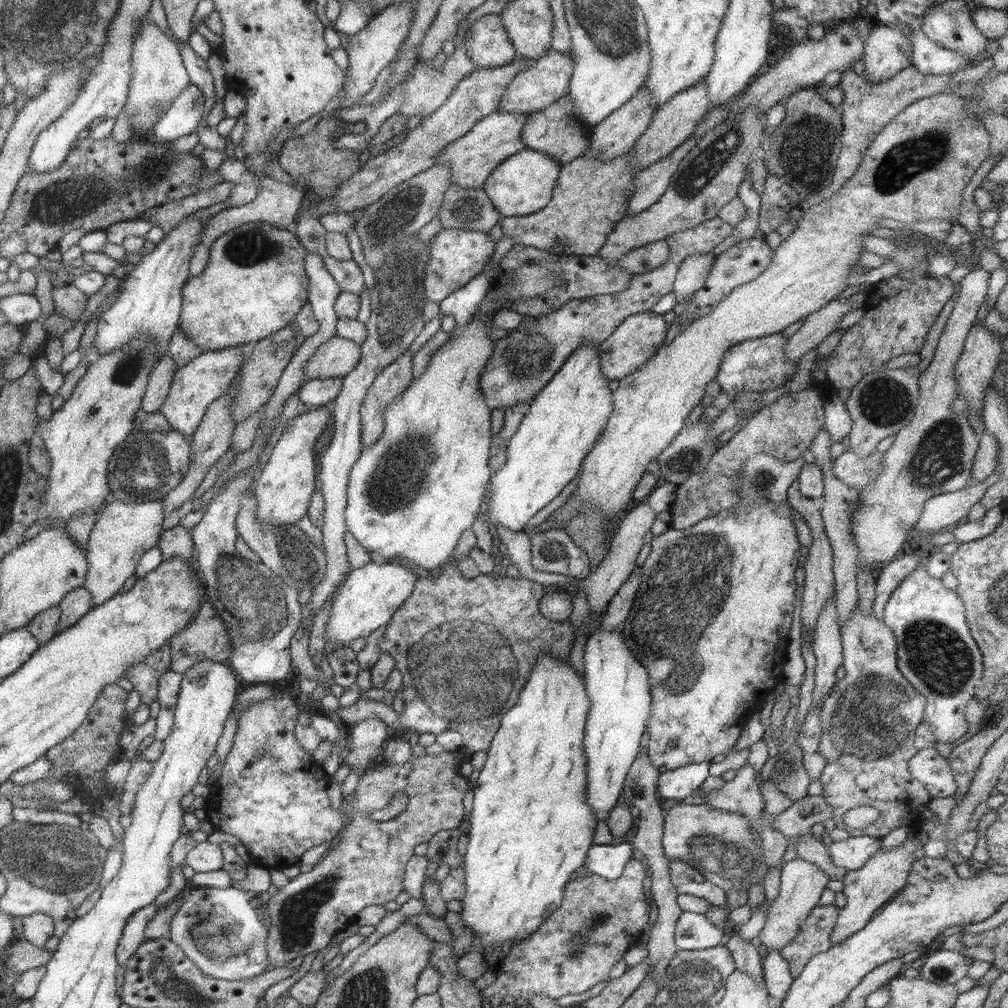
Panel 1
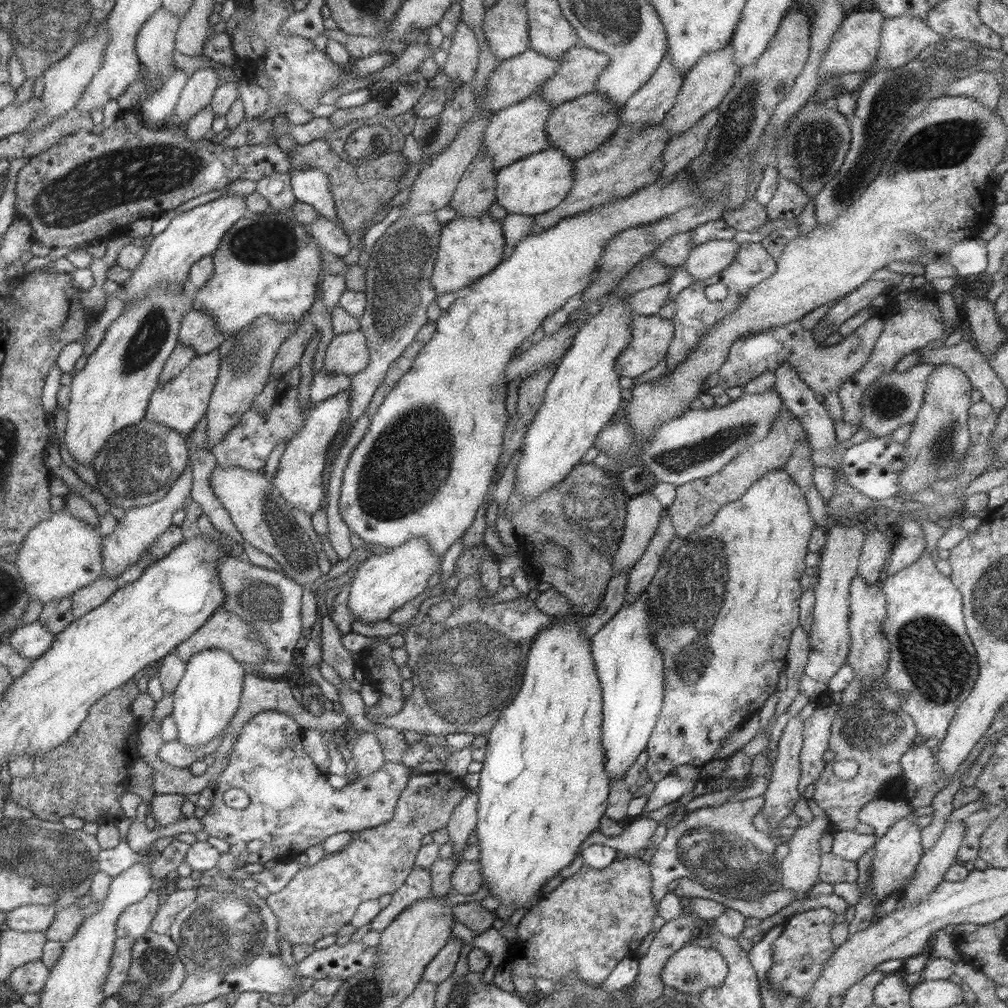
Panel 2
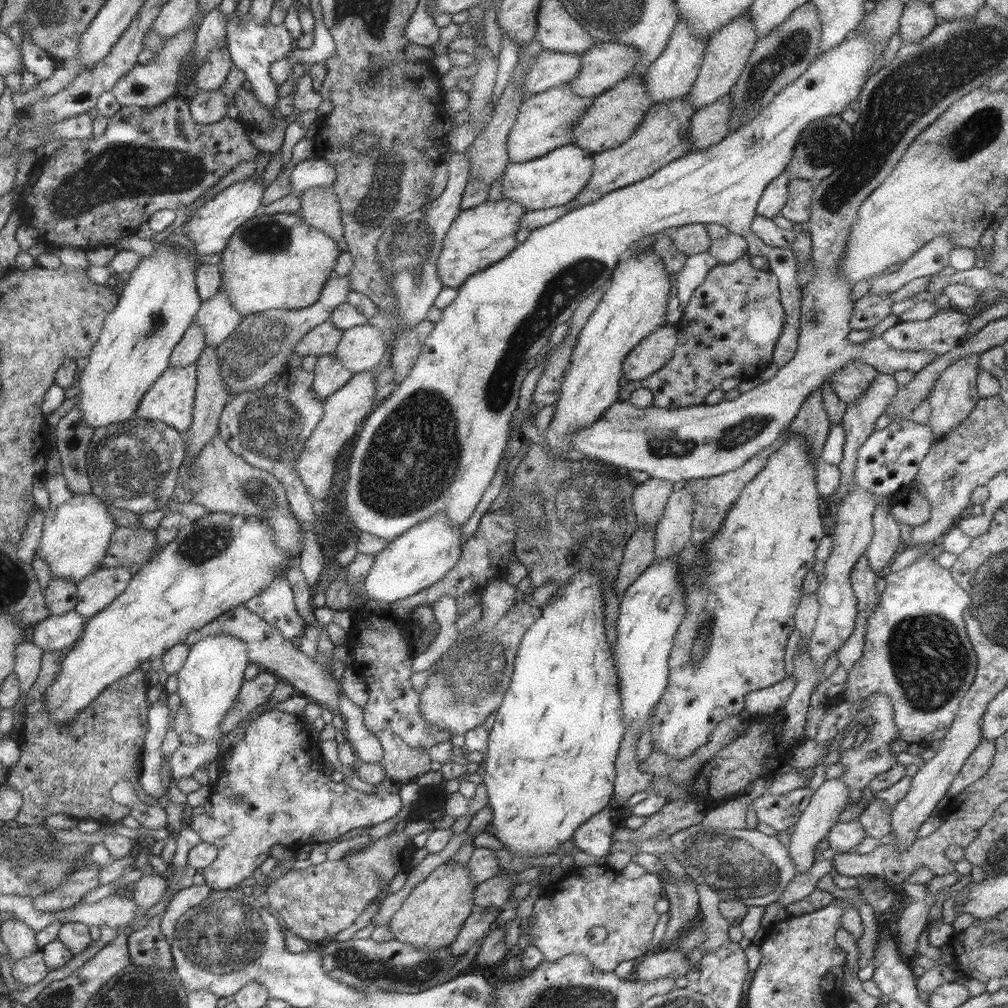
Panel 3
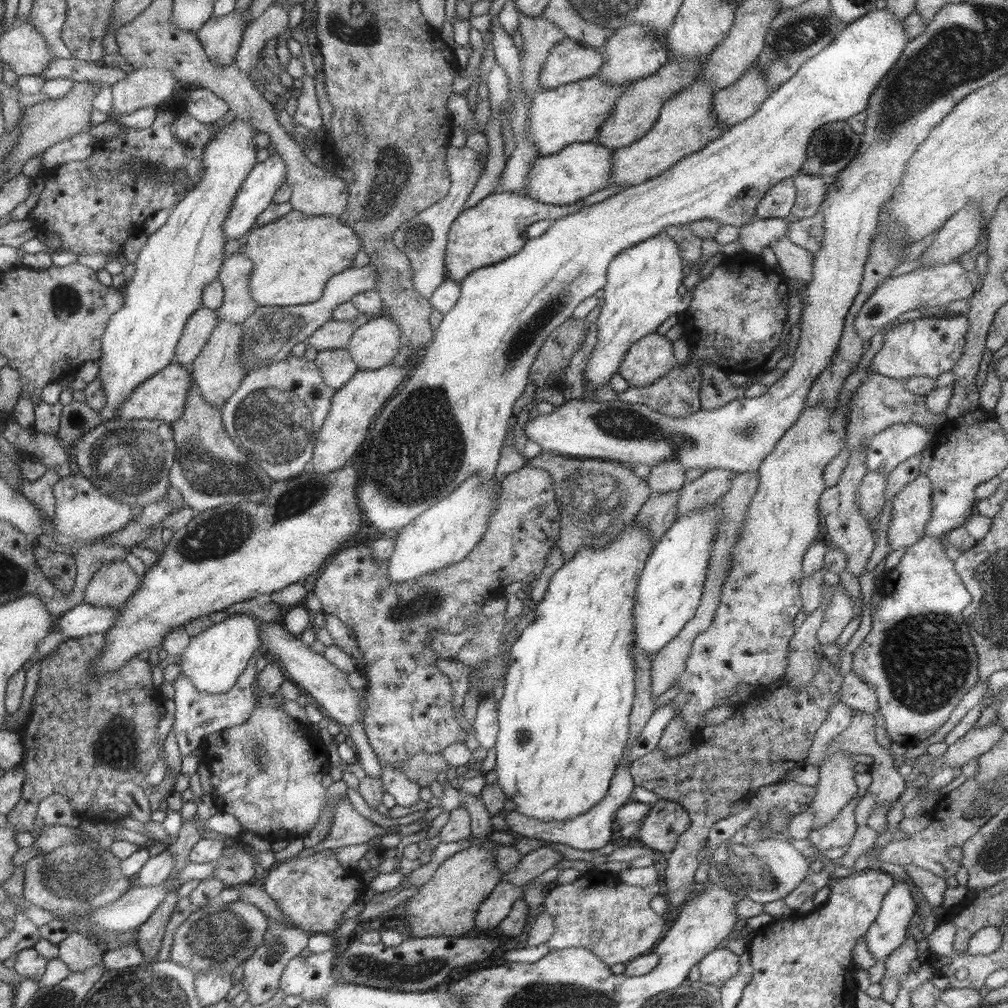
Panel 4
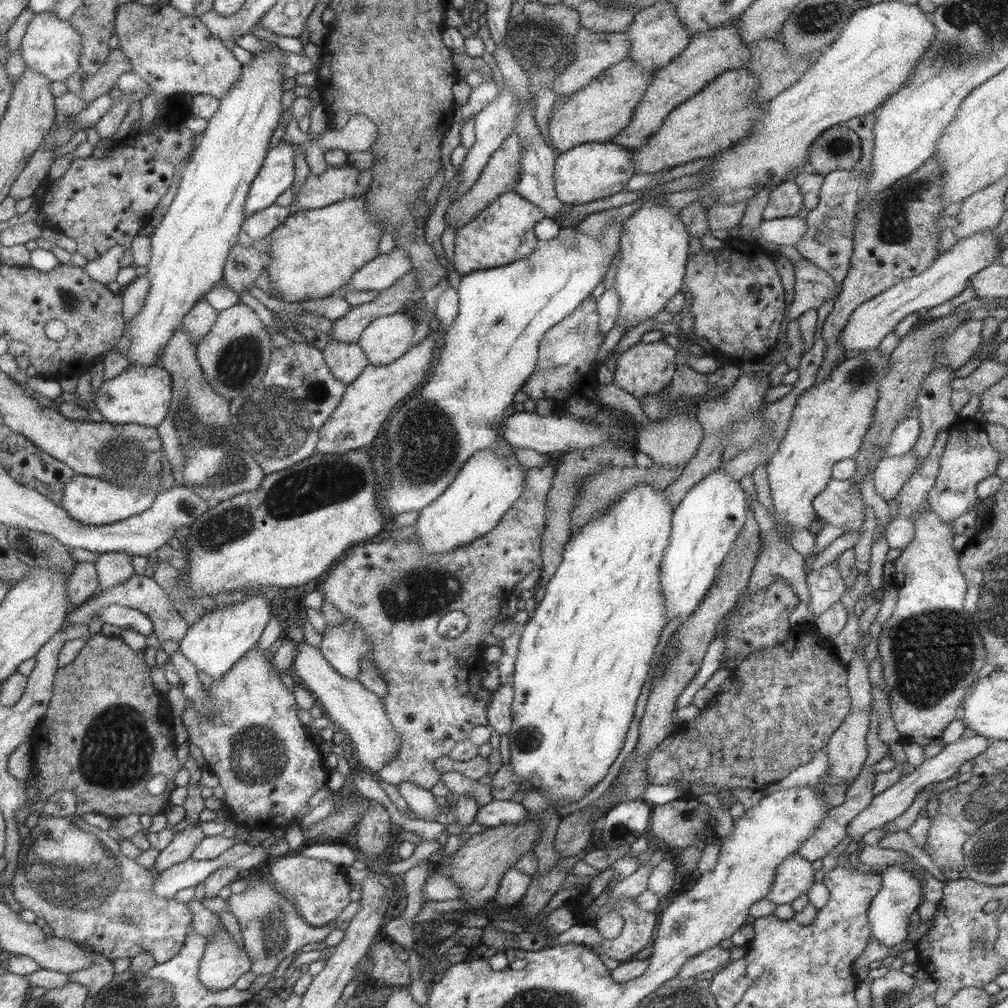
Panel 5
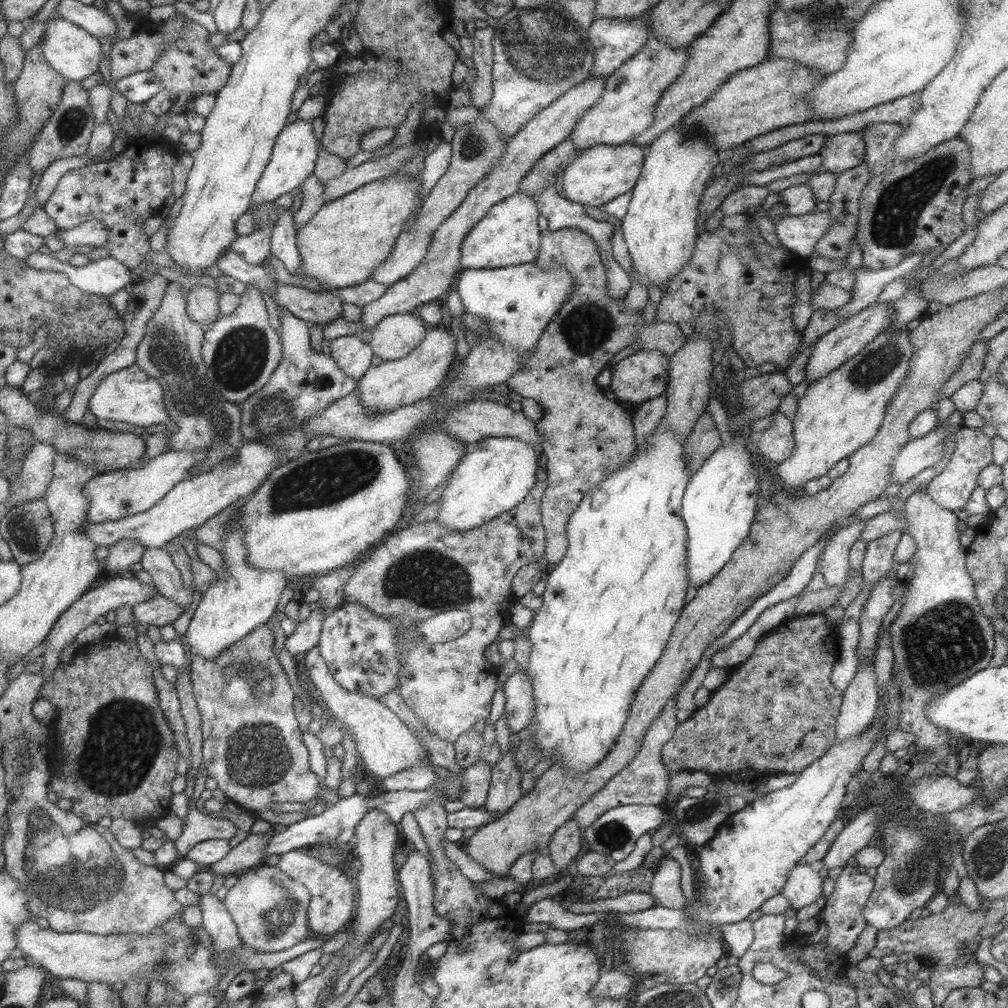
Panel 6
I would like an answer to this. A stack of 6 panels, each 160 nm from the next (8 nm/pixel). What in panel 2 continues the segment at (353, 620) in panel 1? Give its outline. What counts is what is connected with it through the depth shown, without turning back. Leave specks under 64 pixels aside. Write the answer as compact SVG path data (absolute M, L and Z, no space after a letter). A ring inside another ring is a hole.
M411 538L385 553L368 555L349 579L348 607L354 620L369 624L387 619L396 608L421 594L427 588L429 576L433 576L440 566L441 555L434 555L423 538Z

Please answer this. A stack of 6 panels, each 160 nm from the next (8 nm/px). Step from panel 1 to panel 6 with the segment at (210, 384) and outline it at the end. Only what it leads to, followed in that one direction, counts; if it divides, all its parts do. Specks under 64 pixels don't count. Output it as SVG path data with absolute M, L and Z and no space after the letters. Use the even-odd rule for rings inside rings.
M135 363L127 368L110 372L102 378L89 398L87 409L99 420L101 418L118 420L149 429L163 427L170 423L168 414L164 410L163 388L157 380L145 374Z

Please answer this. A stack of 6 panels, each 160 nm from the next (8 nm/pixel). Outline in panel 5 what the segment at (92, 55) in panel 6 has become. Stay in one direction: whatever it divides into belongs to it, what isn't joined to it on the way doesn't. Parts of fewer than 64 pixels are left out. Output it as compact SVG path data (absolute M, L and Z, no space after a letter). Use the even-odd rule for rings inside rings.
M50 12L35 13L35 17L27 24L20 42L18 51L21 52L23 64L27 69L40 72L50 82L69 78L80 66L81 37L68 21L52 15Z

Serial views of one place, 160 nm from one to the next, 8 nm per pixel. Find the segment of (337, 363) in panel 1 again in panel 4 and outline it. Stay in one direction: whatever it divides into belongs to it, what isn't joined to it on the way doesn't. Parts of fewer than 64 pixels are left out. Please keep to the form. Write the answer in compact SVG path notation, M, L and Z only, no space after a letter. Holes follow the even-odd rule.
M380 313L353 332L345 349L359 370L373 370L391 364L399 348L397 324Z

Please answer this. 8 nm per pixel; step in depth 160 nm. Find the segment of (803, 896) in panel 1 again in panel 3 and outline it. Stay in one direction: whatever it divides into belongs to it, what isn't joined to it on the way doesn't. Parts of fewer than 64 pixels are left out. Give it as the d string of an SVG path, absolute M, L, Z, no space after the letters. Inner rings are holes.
M839 778L825 780L813 792L804 812L801 812L798 820L793 824L794 829L790 834L790 842L787 845L790 860L795 867L796 874L807 872L814 861L818 859L818 853L813 852L813 848L821 838L826 838L829 829L836 824L839 814L845 807L847 795L849 795L849 788Z

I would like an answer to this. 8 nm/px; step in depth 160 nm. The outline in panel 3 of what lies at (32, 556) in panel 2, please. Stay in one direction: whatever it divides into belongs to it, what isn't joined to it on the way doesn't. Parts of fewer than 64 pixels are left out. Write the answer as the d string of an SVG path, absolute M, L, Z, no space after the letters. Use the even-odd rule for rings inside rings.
M45 476L49 504L45 509L36 554L43 558L50 570L51 577L59 577L78 584L85 576L90 575L98 562L104 557L109 540L116 529L113 516L107 510L106 503L93 493L78 495L71 492L66 485L64 476Z

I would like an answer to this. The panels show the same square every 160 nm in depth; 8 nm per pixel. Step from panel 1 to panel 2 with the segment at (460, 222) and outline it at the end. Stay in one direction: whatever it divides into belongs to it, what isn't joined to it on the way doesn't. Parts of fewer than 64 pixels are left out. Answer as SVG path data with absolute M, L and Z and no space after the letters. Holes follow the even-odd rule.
M481 150L481 155L475 156L473 160L465 167L460 176L456 189L453 191L448 206L453 208L456 216L459 217L478 217L487 212L487 208L494 200L496 189L496 171L492 167L492 158Z

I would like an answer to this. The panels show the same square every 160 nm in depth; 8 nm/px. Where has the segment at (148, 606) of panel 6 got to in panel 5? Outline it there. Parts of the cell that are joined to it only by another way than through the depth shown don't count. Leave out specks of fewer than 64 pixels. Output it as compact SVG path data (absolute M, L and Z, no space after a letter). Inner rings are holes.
M110 604L105 608L100 608L92 614L93 618L99 618L101 622L112 624L121 628L129 628L143 634L144 636L153 632L151 619L140 610Z

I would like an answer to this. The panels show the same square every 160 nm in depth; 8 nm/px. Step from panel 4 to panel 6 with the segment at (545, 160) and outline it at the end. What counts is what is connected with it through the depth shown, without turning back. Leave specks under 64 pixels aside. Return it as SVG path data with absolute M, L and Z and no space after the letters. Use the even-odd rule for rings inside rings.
M624 142L615 146L596 144L581 149L580 155L562 172L565 199L599 207L616 196L629 192L640 175L643 159L644 148L633 142Z

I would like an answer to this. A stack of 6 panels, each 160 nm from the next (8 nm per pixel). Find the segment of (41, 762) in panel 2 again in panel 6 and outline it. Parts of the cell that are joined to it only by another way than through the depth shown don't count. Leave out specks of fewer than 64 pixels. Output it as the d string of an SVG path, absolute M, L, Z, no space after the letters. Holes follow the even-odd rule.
M104 637L95 643L83 643L80 645L73 660L70 660L67 664L59 663L54 668L52 675L49 675L48 679L42 682L39 689L38 696L48 700L56 707L57 714L55 715L53 727L57 729L57 733L61 737L61 744L51 742L49 746L50 751L53 750L53 752L55 752L55 746L59 746L57 748L57 756L55 756L55 770L53 770L49 780L49 793L54 799L69 799L72 806L68 812L75 814L87 826L95 826L103 817L108 817L111 820L125 818L129 821L146 824L155 822L157 819L169 814L169 799L172 796L170 786L177 776L176 767L181 756L176 750L171 728L167 726L167 719L165 719L163 712L159 709L159 699L157 699L155 685L153 685L153 678L151 677L152 669L149 661L139 655L135 639L123 640L119 638L109 640L109 638Z

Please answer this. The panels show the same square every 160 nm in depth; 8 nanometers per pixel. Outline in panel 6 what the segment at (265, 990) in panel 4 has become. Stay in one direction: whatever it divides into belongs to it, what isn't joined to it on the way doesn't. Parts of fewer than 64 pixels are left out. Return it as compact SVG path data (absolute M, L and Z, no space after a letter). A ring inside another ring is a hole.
M266 865L240 872L237 883L231 886L222 901L236 924L240 940L257 952L277 952L308 937L310 894L303 884L293 882L276 867Z

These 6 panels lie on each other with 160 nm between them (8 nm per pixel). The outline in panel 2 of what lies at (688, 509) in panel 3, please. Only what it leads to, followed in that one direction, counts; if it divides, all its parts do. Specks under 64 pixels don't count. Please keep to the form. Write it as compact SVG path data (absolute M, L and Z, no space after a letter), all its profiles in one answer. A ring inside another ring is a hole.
M667 510L666 515L660 518L657 531L645 547L643 554L630 568L624 605L632 603L635 598L644 592L647 585L653 580L659 564L662 563L662 554L675 538L675 530L673 530L671 524L671 513Z

